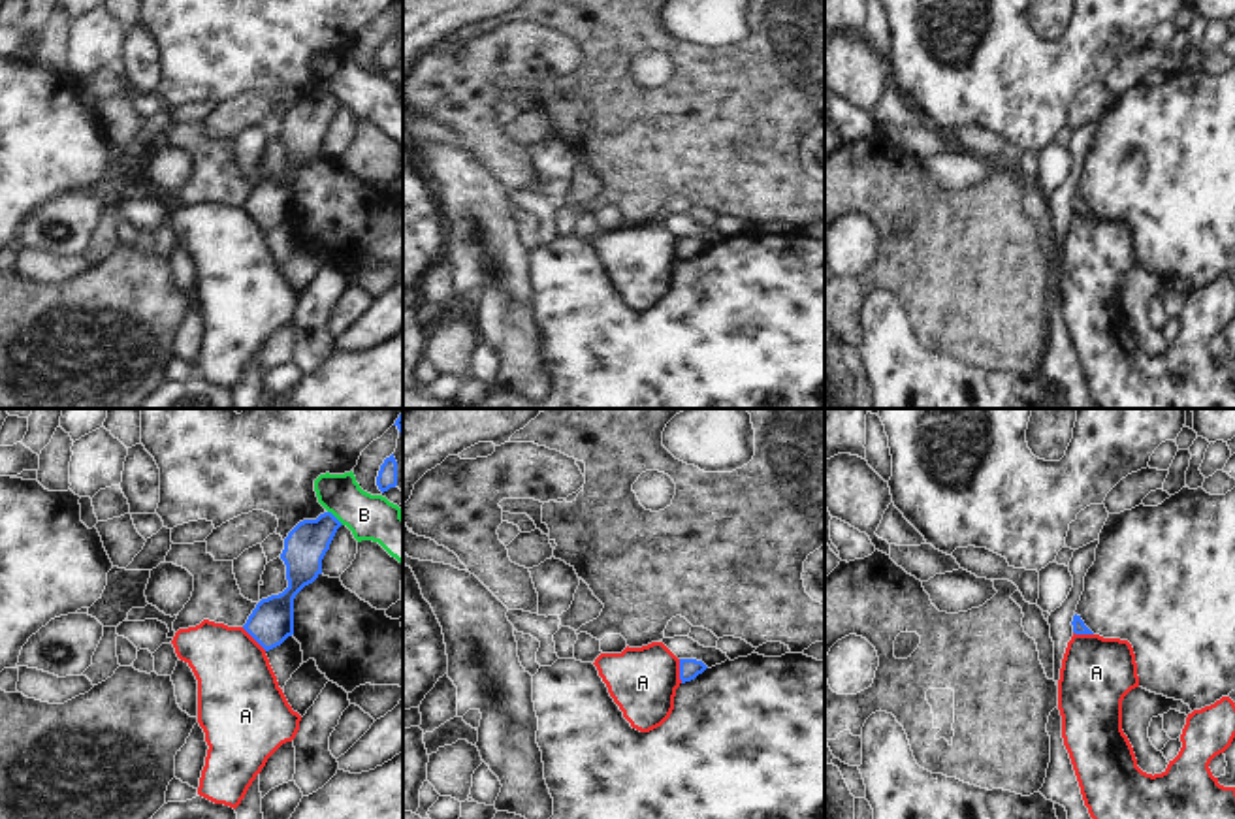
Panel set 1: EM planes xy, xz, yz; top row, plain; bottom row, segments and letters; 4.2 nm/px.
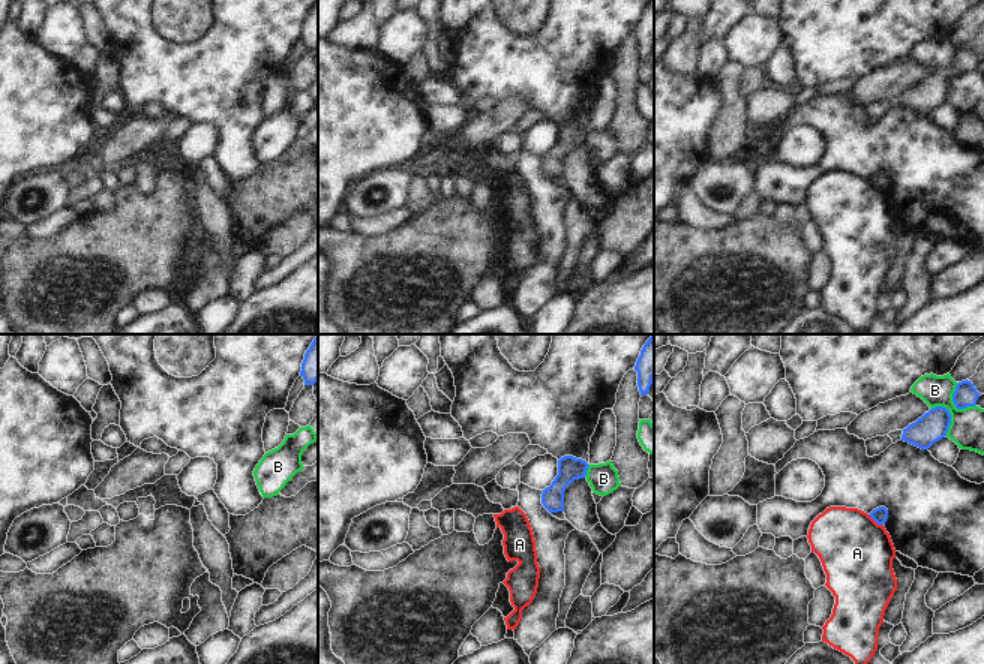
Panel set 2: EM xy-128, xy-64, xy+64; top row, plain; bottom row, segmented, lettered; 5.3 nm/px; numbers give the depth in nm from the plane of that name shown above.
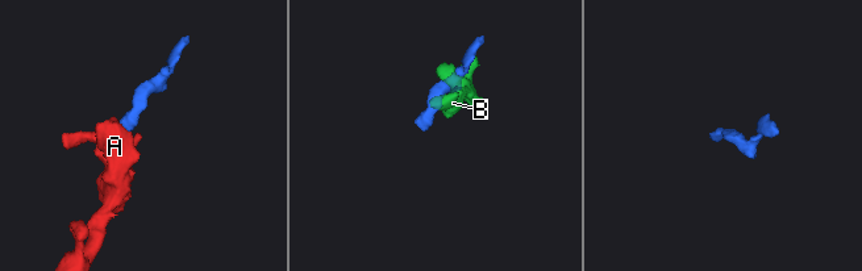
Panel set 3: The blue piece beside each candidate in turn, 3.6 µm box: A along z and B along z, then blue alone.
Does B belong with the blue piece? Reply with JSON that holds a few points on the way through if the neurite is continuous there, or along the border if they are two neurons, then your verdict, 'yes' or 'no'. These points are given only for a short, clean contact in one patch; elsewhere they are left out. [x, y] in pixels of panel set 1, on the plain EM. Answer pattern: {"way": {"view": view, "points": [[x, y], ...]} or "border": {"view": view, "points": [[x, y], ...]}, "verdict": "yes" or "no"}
{"border": {"view": "xy", "points": [[328, 89], [343, 102]]}, "verdict": "no"}

